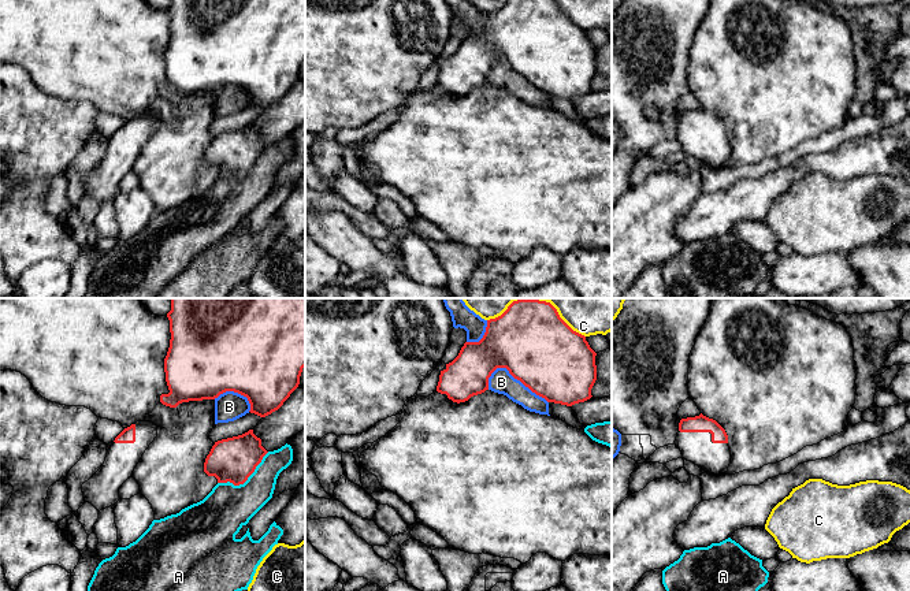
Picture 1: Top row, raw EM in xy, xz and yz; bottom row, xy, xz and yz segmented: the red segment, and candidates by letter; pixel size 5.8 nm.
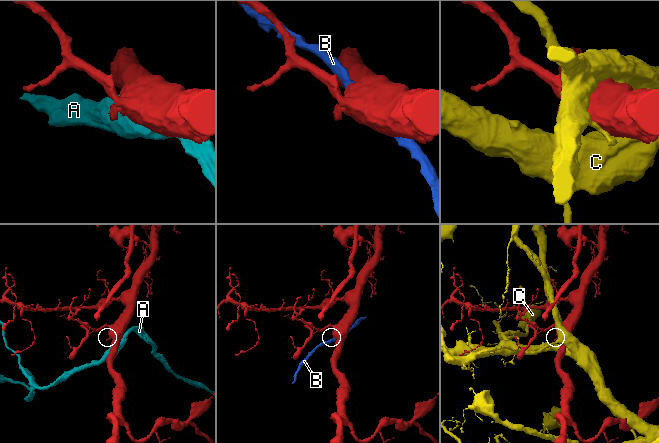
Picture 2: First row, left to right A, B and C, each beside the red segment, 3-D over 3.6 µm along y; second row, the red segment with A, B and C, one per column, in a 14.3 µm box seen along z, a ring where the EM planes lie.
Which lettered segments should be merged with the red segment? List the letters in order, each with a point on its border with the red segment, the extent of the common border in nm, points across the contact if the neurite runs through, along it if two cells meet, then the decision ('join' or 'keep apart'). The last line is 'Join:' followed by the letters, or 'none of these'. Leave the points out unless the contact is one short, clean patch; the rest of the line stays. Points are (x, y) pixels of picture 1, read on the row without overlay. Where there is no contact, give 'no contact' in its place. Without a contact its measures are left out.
A: contact xy (245, 174); length 360 nm; keep apart
B: contact xz (517, 73); length 380 nm; keep apart
C: contact xz (567, 18); length 260 nm; keep apart
Join: none of these

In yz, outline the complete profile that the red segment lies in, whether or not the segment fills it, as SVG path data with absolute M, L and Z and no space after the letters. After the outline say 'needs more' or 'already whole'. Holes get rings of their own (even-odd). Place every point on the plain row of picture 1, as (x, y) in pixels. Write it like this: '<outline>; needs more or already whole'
M702 107L681 112L675 138L683 152L701 163L721 170L731 157L731 144L725 123L713 112Z; needs more

